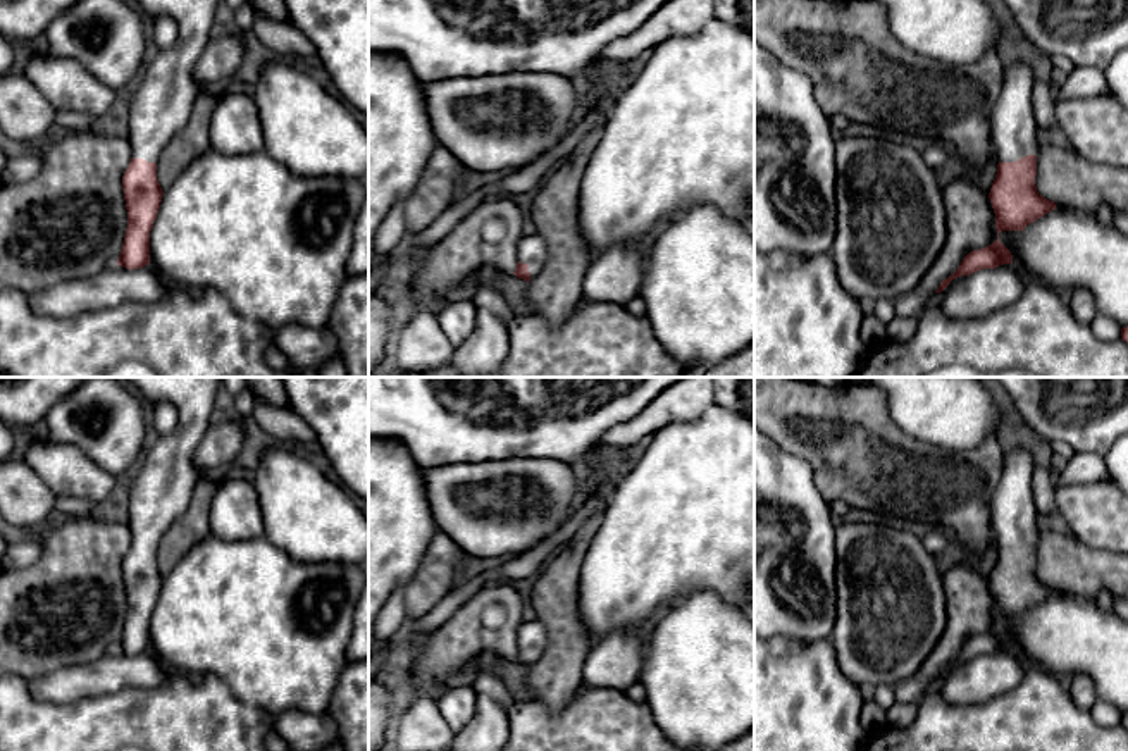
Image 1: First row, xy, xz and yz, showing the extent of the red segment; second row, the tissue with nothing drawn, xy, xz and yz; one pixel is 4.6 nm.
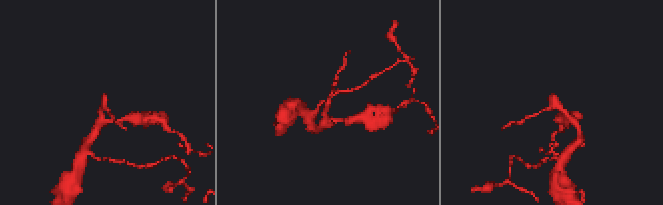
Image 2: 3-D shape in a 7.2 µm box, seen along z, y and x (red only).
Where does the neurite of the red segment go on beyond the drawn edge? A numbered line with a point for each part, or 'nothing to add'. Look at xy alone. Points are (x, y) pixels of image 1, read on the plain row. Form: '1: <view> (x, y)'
1: xy (161, 493)

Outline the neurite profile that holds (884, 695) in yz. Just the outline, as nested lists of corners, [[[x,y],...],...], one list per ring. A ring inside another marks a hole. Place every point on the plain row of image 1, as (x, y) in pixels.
[[[877,686],[873,691],[870,691],[870,694],[875,698],[875,701],[883,711],[890,710],[896,703],[892,686]]]

